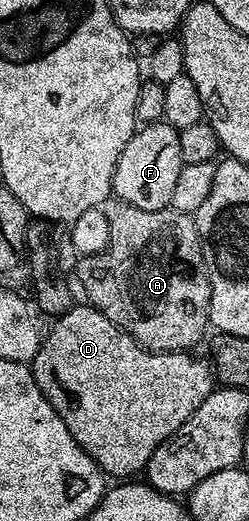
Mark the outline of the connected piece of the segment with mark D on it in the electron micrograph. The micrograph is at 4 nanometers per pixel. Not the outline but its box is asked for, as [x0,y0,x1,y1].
[30,304,213,480]

